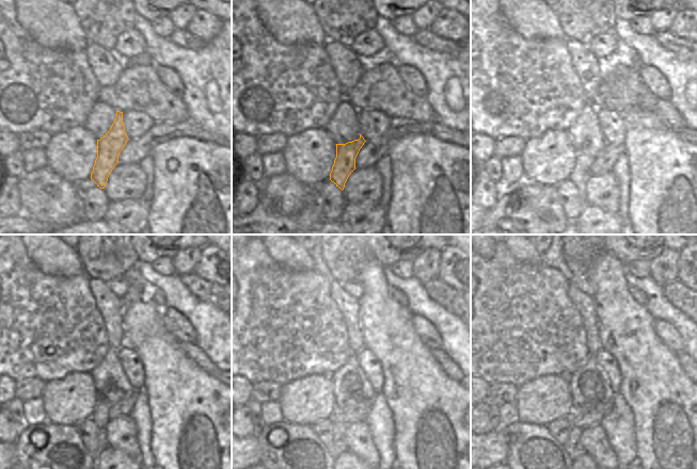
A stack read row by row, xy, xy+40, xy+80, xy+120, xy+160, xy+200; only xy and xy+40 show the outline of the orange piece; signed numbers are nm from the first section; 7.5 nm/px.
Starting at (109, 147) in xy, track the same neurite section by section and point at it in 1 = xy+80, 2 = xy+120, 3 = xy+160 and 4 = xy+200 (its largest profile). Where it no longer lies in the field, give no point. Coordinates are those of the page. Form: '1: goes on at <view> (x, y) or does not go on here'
1: goes on at xy+80 (581, 173)
2: goes on at xy+120 (99, 416)
3: goes on at xy+160 (338, 446)
4: goes on at xy+200 (573, 447)

